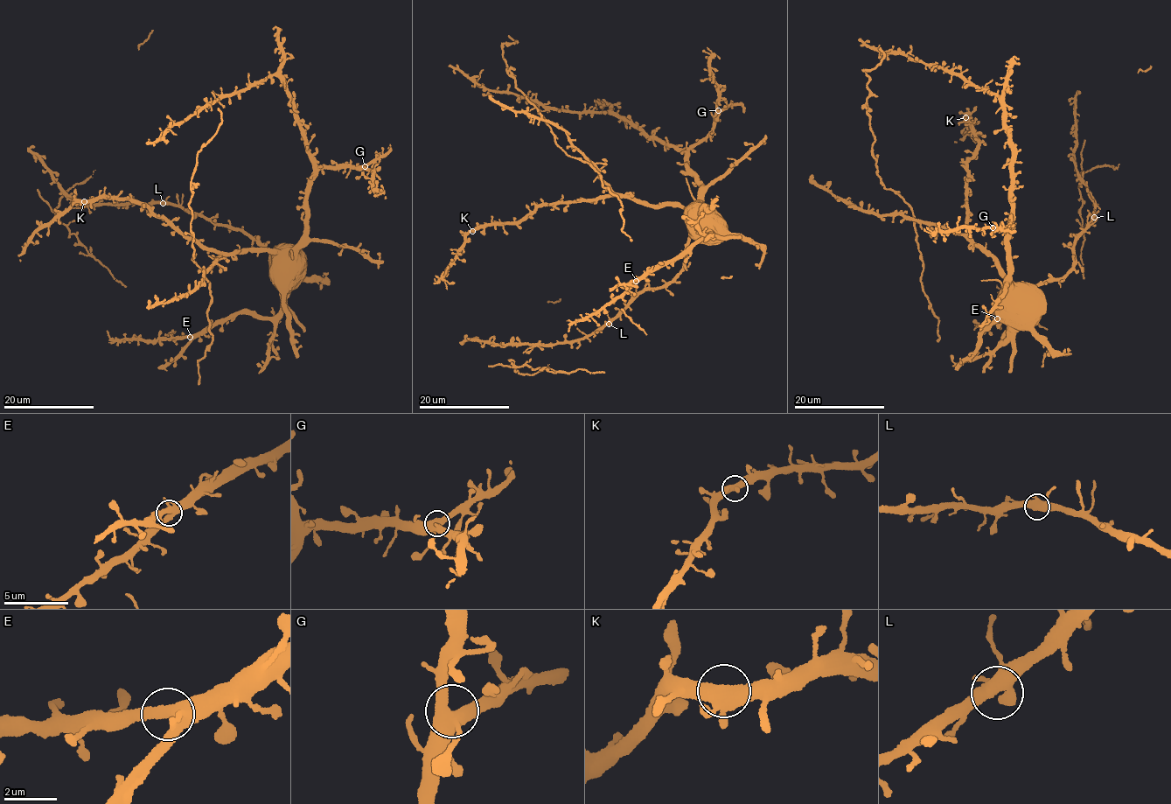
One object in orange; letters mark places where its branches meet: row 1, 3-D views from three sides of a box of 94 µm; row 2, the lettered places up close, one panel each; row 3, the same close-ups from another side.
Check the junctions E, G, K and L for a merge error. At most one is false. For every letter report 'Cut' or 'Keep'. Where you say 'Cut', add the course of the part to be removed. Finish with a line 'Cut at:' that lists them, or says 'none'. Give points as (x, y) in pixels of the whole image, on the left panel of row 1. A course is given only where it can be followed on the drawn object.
E: Keep
G: Keep
K: Keep
L: Keep
Cut at: none

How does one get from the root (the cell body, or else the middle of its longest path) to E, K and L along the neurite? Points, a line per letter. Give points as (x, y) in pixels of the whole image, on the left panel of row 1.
E: (286, 274), (280, 287), (281, 307), (275, 315), (267, 318), (247, 314), (230, 315), (190, 337)
K: (286, 274), (277, 263), (275, 252), (265, 249), (222, 255), (205, 250), (128, 199), (84, 201)
L: (286, 274), (286, 266), (276, 255), (252, 236), (221, 224), (214, 225), (202, 215), (162, 203)

